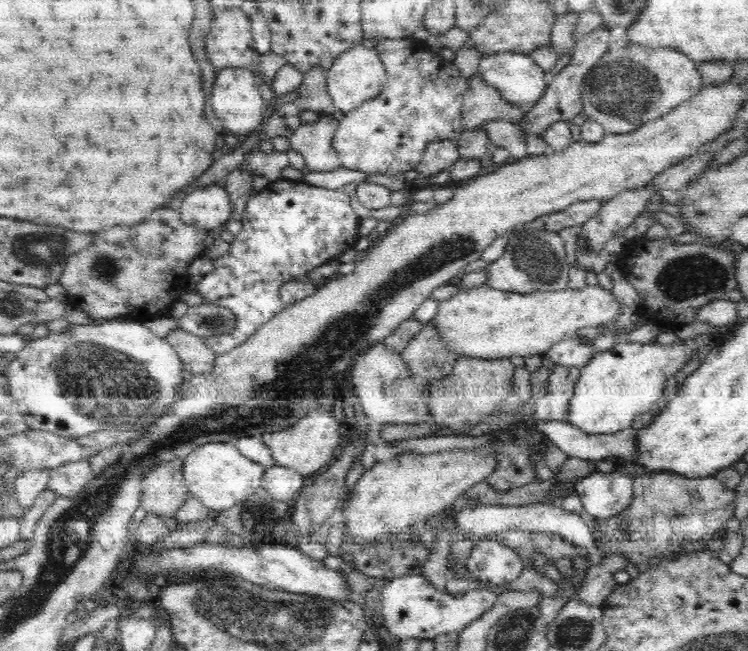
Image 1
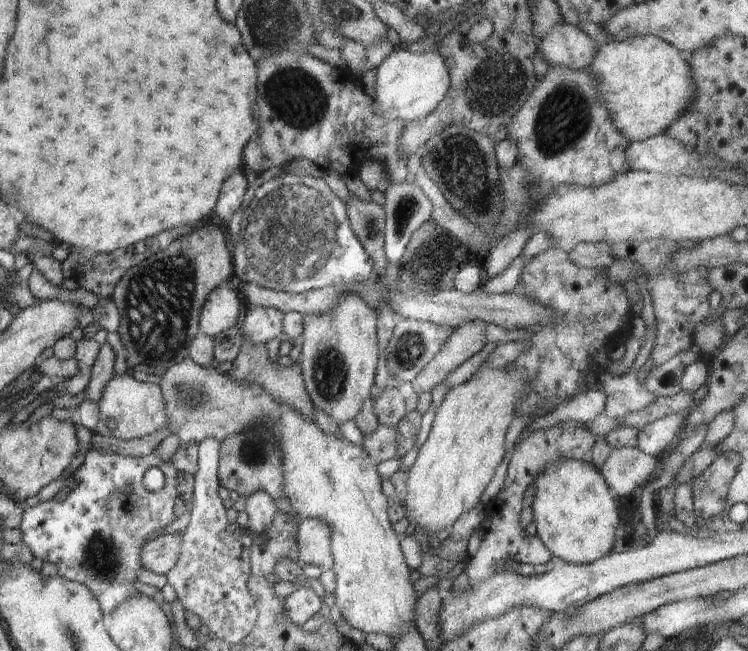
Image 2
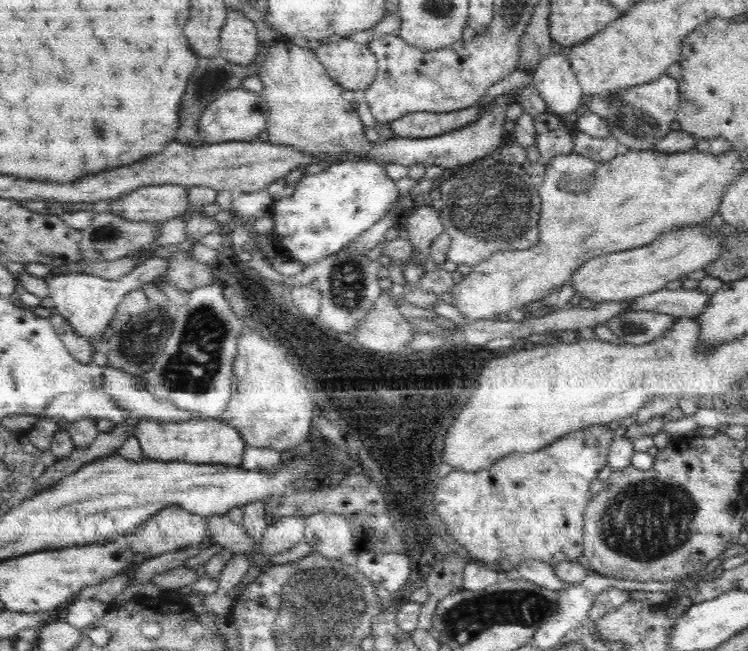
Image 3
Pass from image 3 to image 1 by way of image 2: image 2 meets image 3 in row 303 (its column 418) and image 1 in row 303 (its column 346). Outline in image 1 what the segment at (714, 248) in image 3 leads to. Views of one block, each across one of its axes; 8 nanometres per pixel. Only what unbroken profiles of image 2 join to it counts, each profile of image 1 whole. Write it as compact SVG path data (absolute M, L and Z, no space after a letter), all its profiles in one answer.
M487 285L460 291L440 302L432 319L434 327L456 356L480 359L510 358L511 356L544 356L554 344L574 336L580 328L612 325L620 316L622 306L613 292L602 286L584 286L580 290L566 288L556 292L519 294L498 291Z

